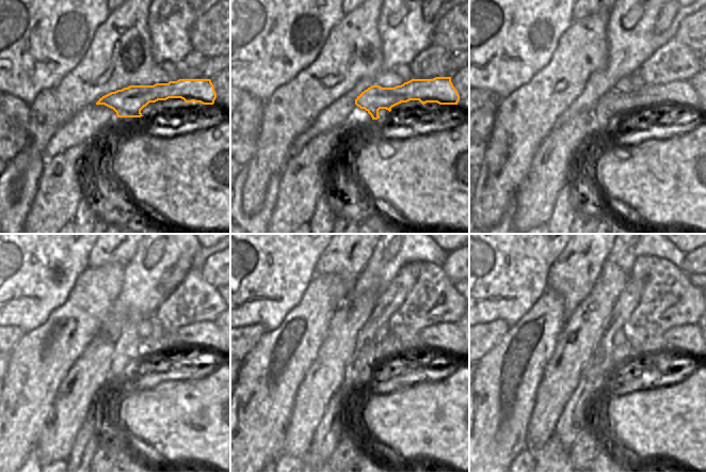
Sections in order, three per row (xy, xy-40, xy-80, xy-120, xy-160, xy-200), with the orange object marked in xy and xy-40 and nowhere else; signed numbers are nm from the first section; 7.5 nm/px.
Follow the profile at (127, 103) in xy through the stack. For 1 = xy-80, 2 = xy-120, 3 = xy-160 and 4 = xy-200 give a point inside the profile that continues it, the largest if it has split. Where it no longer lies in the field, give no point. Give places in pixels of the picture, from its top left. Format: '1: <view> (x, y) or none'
1: xy-80 (682, 93)
2: xy-120 (206, 333)
3: xy-160 (447, 336)
4: xy-200 (685, 337)

